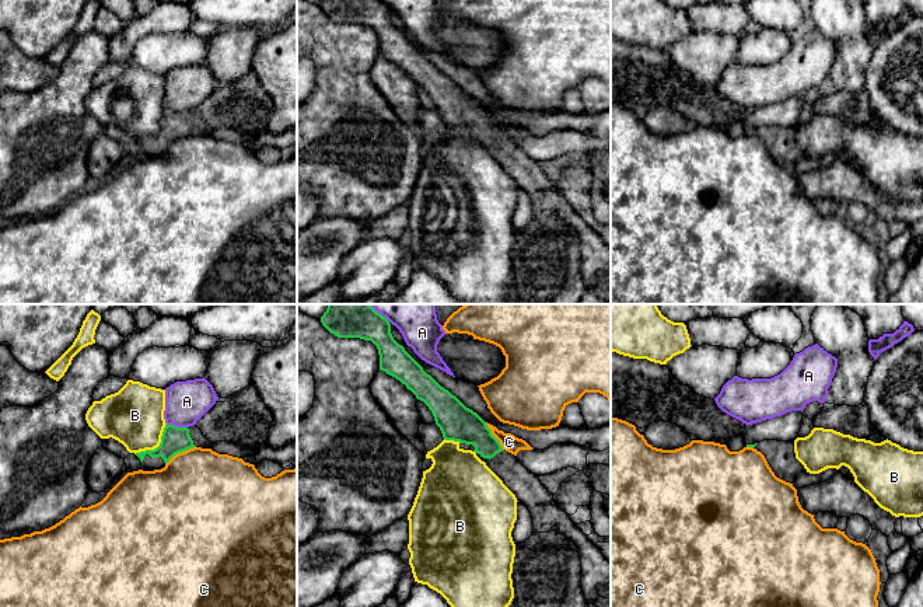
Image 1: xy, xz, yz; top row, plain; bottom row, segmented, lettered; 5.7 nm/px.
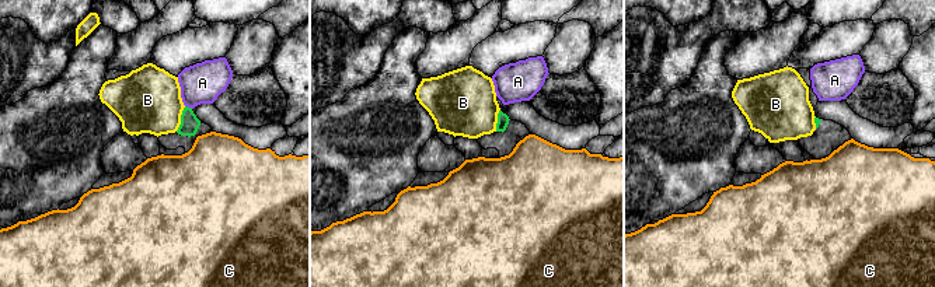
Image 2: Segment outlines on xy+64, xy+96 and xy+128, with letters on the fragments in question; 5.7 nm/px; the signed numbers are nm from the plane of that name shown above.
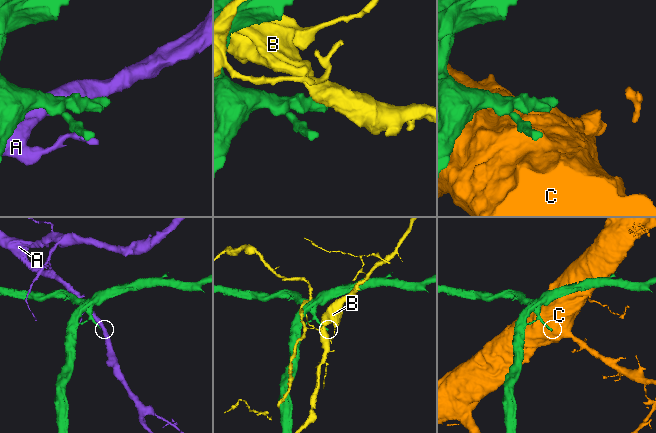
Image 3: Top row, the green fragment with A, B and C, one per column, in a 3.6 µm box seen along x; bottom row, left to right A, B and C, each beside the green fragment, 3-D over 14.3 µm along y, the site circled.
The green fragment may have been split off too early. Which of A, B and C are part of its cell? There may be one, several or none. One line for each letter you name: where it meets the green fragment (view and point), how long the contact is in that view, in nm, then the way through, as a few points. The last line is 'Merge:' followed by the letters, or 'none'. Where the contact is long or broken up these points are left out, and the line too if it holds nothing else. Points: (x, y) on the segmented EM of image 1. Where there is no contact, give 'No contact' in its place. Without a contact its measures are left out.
Merge: none

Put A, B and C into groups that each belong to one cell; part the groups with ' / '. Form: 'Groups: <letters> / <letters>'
Groups: A / B / C

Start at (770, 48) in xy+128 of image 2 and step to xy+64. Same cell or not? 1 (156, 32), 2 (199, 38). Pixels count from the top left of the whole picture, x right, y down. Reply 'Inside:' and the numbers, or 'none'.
Inside: 1

